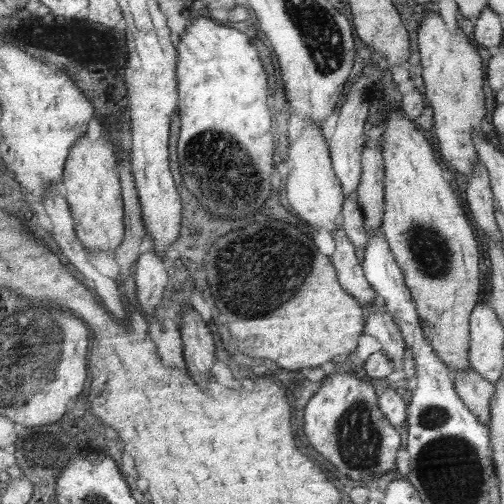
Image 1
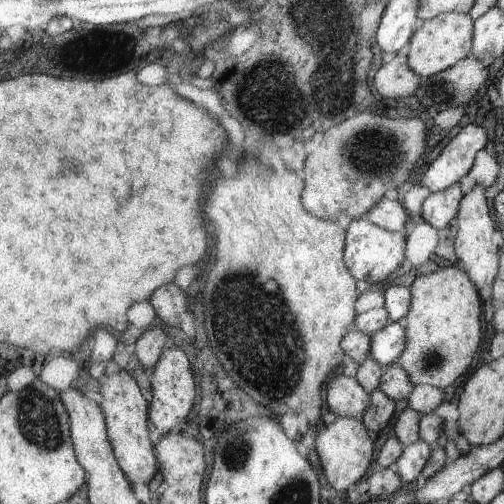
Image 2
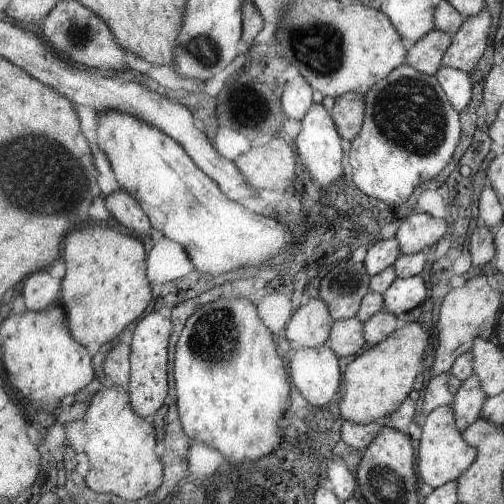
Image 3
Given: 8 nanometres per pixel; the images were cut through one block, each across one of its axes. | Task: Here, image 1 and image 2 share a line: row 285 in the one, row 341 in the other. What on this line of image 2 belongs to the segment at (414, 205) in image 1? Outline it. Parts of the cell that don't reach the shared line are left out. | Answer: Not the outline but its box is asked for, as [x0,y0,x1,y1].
[399,264,483,416]

